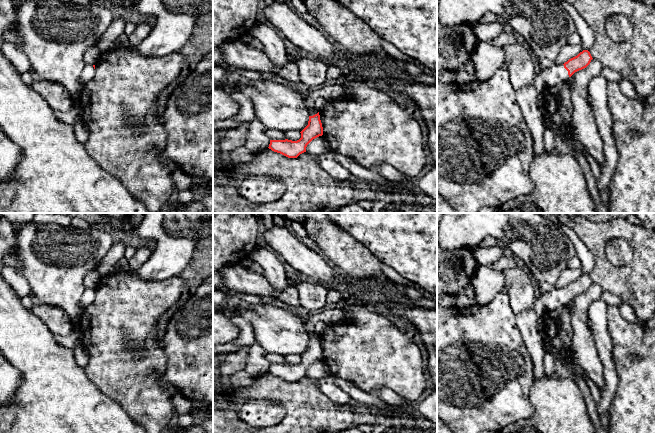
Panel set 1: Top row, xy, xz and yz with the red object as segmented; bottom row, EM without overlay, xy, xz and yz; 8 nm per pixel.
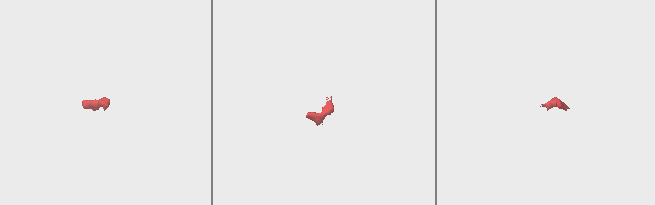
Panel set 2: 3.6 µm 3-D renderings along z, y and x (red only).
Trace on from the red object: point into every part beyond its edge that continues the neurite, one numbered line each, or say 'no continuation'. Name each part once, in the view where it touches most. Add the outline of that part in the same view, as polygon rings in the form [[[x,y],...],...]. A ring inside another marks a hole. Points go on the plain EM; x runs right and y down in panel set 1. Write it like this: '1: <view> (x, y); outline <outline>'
1: yz (554, 298); outline [[[554,287],[552,290],[542,293],[536,298],[534,310],[540,317],[543,317],[548,311],[566,305],[568,302],[568,295],[564,292],[564,289]]]

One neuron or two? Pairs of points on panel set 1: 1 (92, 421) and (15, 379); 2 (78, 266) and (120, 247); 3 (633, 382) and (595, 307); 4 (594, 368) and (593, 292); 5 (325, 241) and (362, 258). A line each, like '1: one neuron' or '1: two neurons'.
1: two neurons
2: two neurons
3: two neurons
4: one neuron
5: one neuron

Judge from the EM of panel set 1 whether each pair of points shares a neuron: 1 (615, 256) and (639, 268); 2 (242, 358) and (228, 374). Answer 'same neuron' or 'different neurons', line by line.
1: different neurons
2: same neuron

